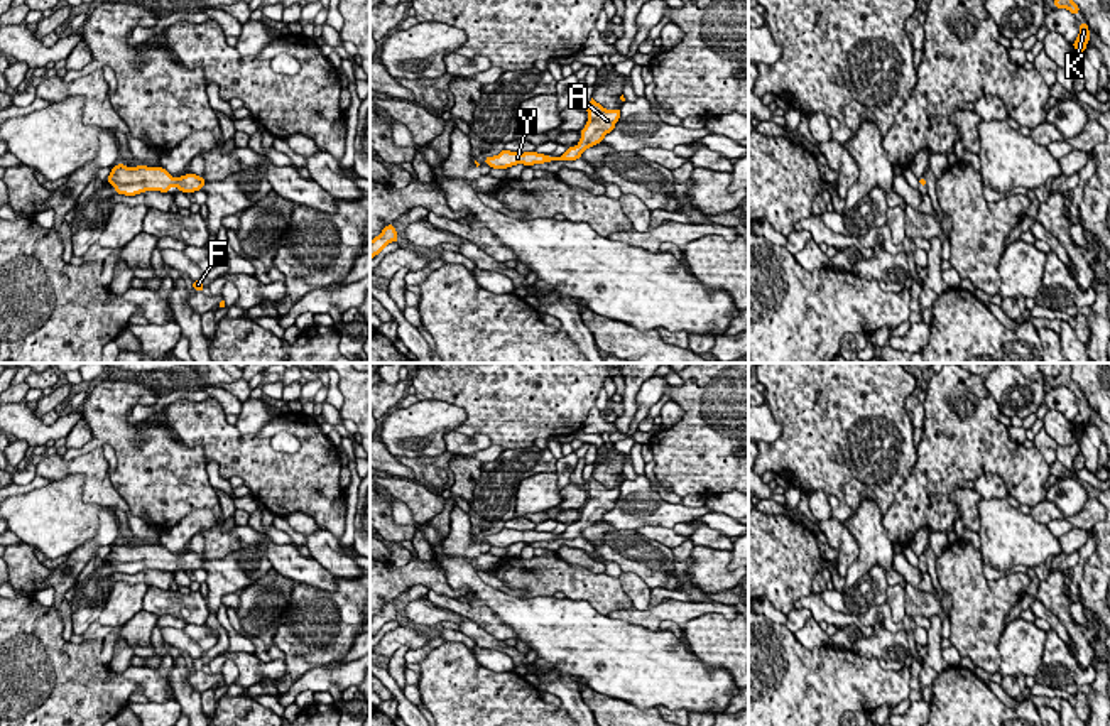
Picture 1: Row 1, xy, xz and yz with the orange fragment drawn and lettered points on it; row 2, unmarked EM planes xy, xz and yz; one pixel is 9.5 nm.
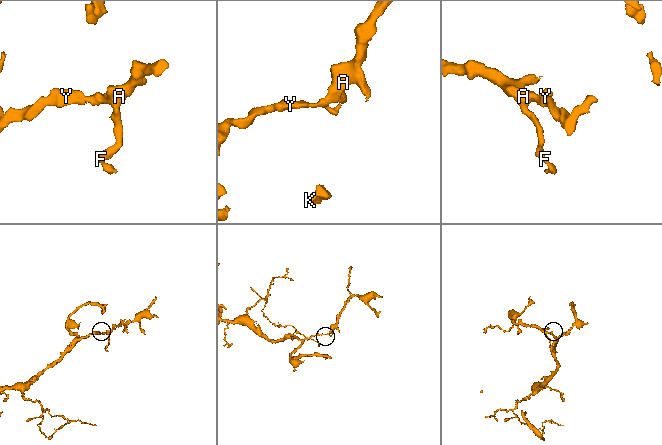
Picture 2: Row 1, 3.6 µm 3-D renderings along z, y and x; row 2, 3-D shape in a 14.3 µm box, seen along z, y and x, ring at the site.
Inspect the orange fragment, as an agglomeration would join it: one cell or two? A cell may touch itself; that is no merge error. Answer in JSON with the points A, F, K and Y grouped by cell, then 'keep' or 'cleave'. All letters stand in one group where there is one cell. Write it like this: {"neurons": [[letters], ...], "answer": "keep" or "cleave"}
{"neurons": [["A", "F", "K", "Y"]], "answer": "keep"}

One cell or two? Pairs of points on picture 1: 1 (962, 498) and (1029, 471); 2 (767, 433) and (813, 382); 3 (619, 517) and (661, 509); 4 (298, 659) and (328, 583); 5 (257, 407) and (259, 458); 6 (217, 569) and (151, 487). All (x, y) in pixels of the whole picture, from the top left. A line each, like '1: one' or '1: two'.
1: two
2: two
3: one
4: two
5: two
6: two

